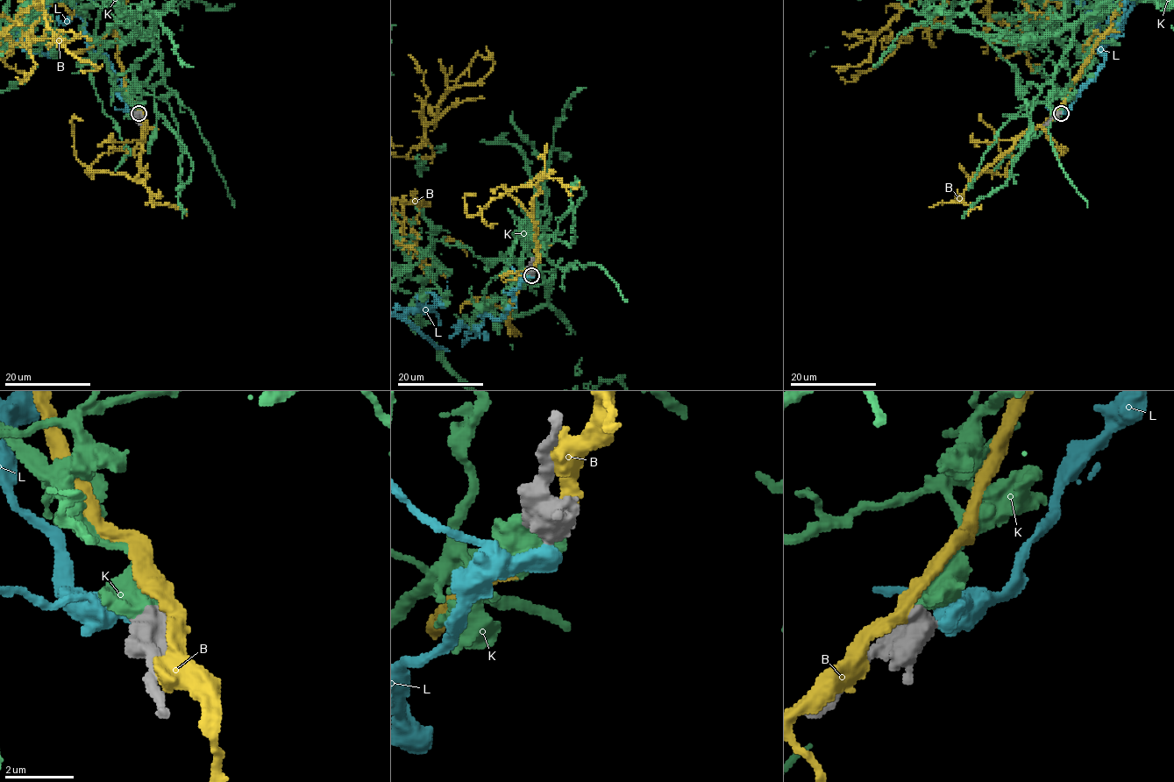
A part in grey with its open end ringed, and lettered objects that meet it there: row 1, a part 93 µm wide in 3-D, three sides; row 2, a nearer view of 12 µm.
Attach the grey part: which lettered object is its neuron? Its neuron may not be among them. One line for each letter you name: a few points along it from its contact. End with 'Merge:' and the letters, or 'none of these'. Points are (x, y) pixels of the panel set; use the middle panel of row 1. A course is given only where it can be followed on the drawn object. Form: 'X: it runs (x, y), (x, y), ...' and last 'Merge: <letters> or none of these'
Merge: L

